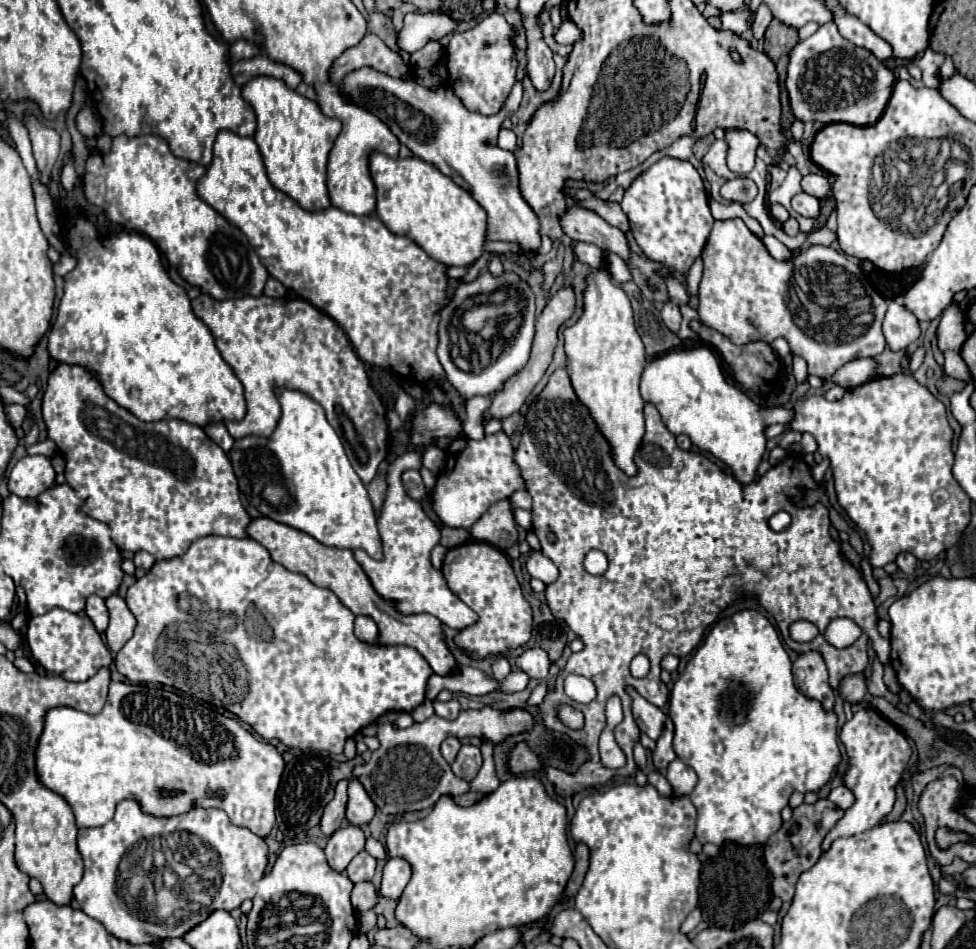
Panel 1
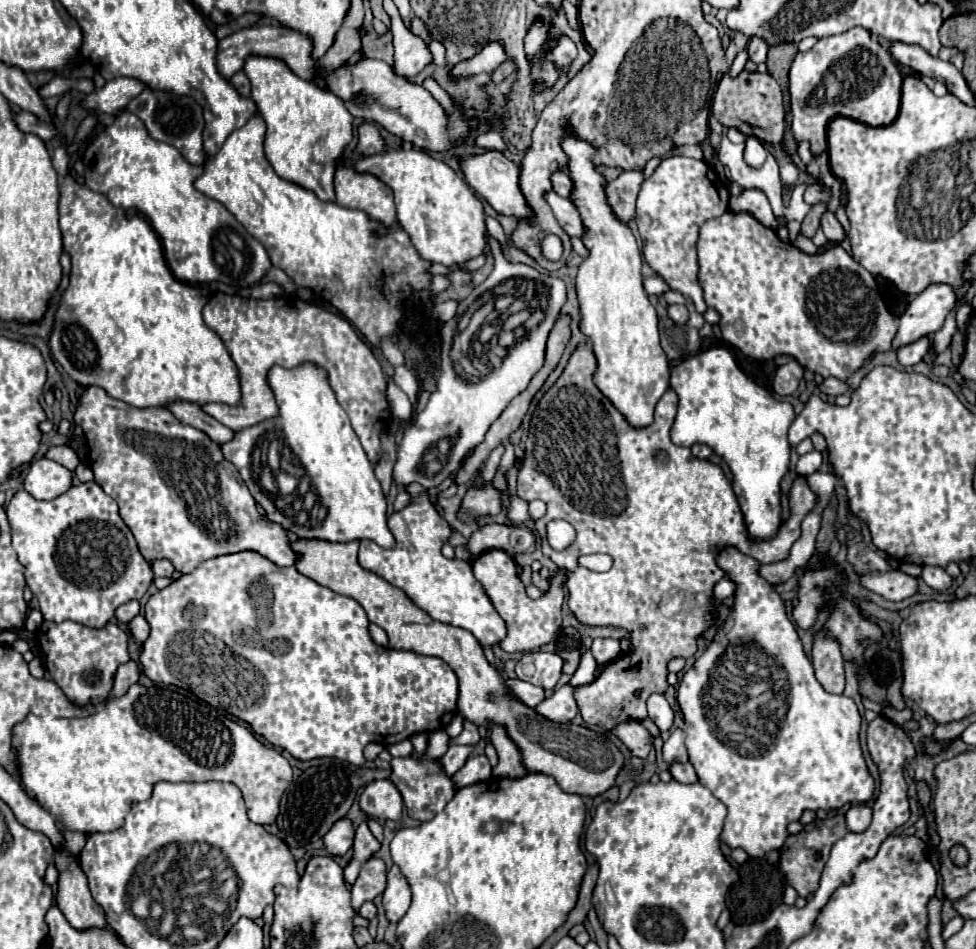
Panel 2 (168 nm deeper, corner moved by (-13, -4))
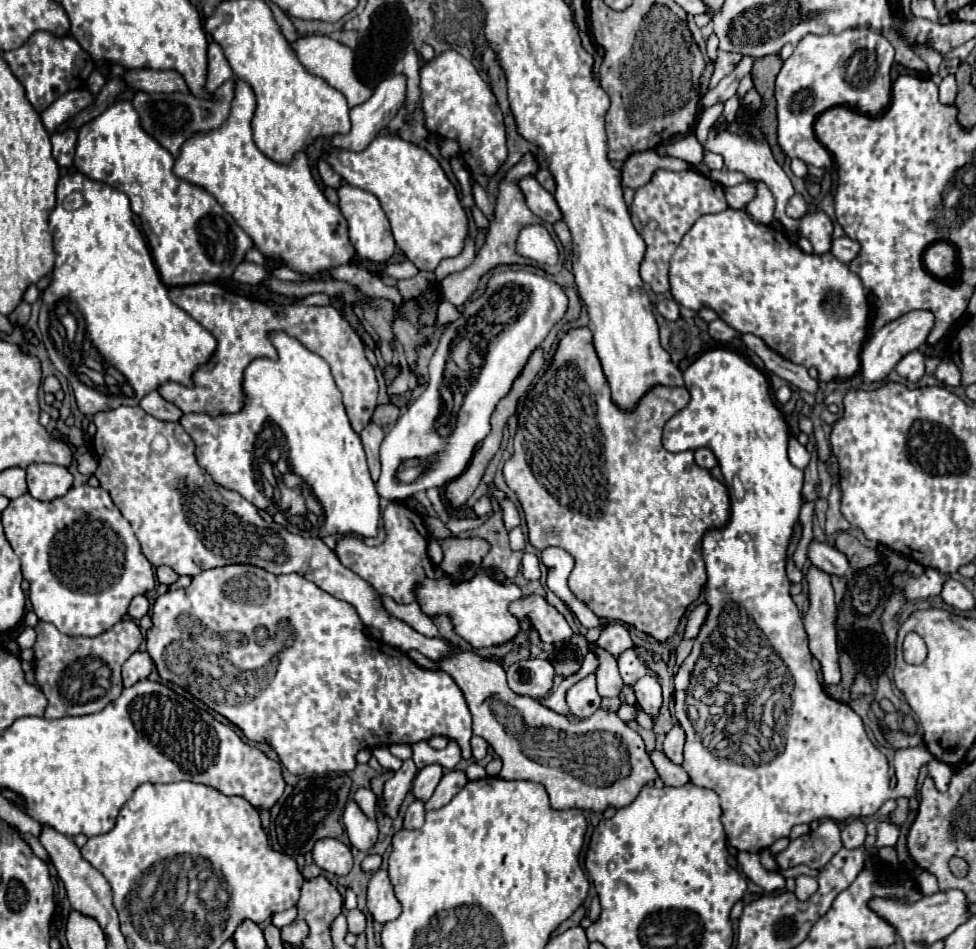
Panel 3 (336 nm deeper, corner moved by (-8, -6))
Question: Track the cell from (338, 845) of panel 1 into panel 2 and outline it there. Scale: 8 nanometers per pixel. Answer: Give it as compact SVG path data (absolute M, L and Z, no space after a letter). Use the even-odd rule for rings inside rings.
M363 822L359 824L357 832L355 832L355 842L353 842L353 858L349 862L349 866L345 866L345 882L353 884L361 866L381 848L381 844L375 840L375 836L371 834L369 826Z

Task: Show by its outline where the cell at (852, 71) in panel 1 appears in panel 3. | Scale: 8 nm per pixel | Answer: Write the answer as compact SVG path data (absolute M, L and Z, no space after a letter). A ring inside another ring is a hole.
M850 28L840 34L806 34L794 48L792 56L782 64L782 70L776 78L776 116L778 116L778 144L788 158L800 158L806 164L816 168L831 169L834 165L832 155L817 139L813 124L814 120L828 108L834 106L850 106L858 112L876 116L890 102L890 68L894 62L892 44L878 32Z

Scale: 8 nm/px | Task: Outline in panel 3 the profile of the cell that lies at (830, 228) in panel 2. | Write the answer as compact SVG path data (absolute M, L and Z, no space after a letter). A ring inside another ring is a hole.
M848 236L836 238L836 240L832 242L832 254L834 254L840 262L844 262L844 264L850 264L850 262L858 256L858 252L860 252L860 244L854 242L854 240L850 240Z

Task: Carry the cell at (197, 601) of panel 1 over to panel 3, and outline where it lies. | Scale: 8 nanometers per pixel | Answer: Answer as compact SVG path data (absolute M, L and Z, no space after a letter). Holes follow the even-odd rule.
M248 564L210 568L210 570L204 570L202 574L194 576L192 584L188 588L168 590L166 594L158 596L152 612L154 612L152 614L154 626L146 634L146 646L148 646L148 654L152 656L152 660L156 664L158 674L164 680L182 686L192 696L196 696L206 706L210 706L214 712L228 718L232 724L236 724L242 730L242 734L248 740L270 744L276 750L282 766L290 774L308 776L308 774L326 774L326 772L350 772L356 766L354 756L358 750L390 746L390 744L416 744L420 740L430 740L434 736L452 738L454 742L458 742L458 746L462 750L462 758L464 760L472 758L472 748L470 748L472 716L470 716L470 710L466 706L464 694L456 686L456 682L442 670L434 672L434 670L426 670L426 668L416 666L402 650L398 650L394 646L386 646L382 640L374 640L374 638L370 640L364 634L362 620L358 620L358 614L354 612L354 608L350 608L350 604L330 596L328 592L318 588L314 582L302 578L300 574L276 576L276 574L270 574L262 568L254 568ZM284 620L288 620L288 626L280 626L280 622L284 622ZM370 646L372 646L372 650L370 650ZM228 666L232 666L232 676L228 676L228 672L230 672Z

